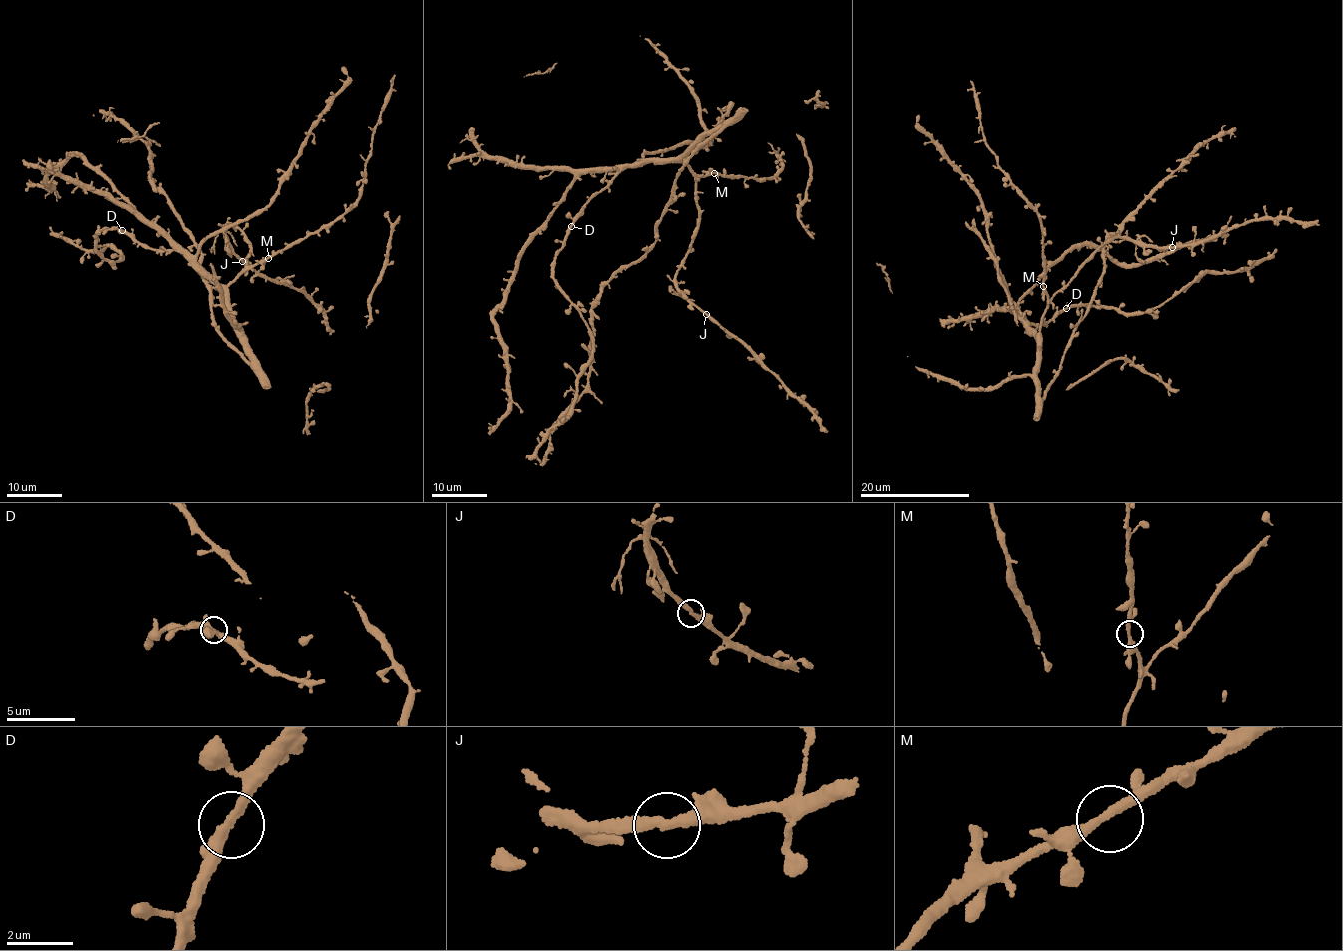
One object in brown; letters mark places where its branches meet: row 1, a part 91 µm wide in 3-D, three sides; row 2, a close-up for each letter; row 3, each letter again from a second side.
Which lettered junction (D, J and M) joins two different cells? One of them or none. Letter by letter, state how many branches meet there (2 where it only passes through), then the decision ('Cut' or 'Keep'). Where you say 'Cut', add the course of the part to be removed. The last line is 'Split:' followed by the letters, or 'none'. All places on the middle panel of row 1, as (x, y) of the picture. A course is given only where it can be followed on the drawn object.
D: Branches: 2. Keep
J: Branches: 2. Keep
M: Branches: 2. Keep
Split: none

